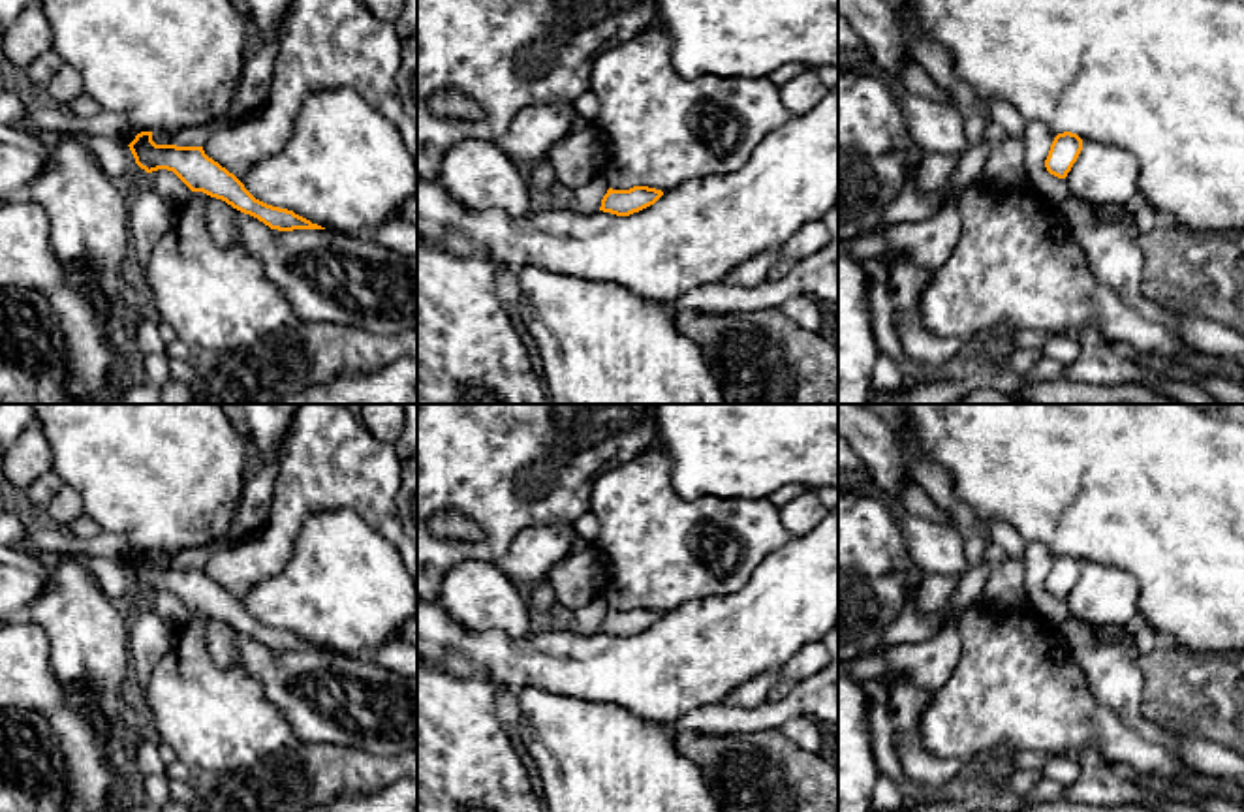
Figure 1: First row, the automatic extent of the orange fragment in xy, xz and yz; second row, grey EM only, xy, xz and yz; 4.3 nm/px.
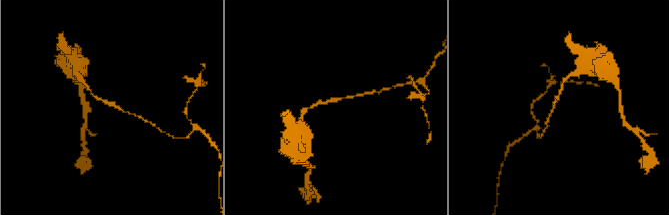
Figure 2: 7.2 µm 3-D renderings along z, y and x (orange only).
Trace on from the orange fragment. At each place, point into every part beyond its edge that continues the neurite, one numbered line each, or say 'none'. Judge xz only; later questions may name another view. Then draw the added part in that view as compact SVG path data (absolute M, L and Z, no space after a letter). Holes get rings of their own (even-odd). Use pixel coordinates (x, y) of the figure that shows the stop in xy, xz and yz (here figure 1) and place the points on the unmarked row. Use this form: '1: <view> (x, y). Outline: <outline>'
none

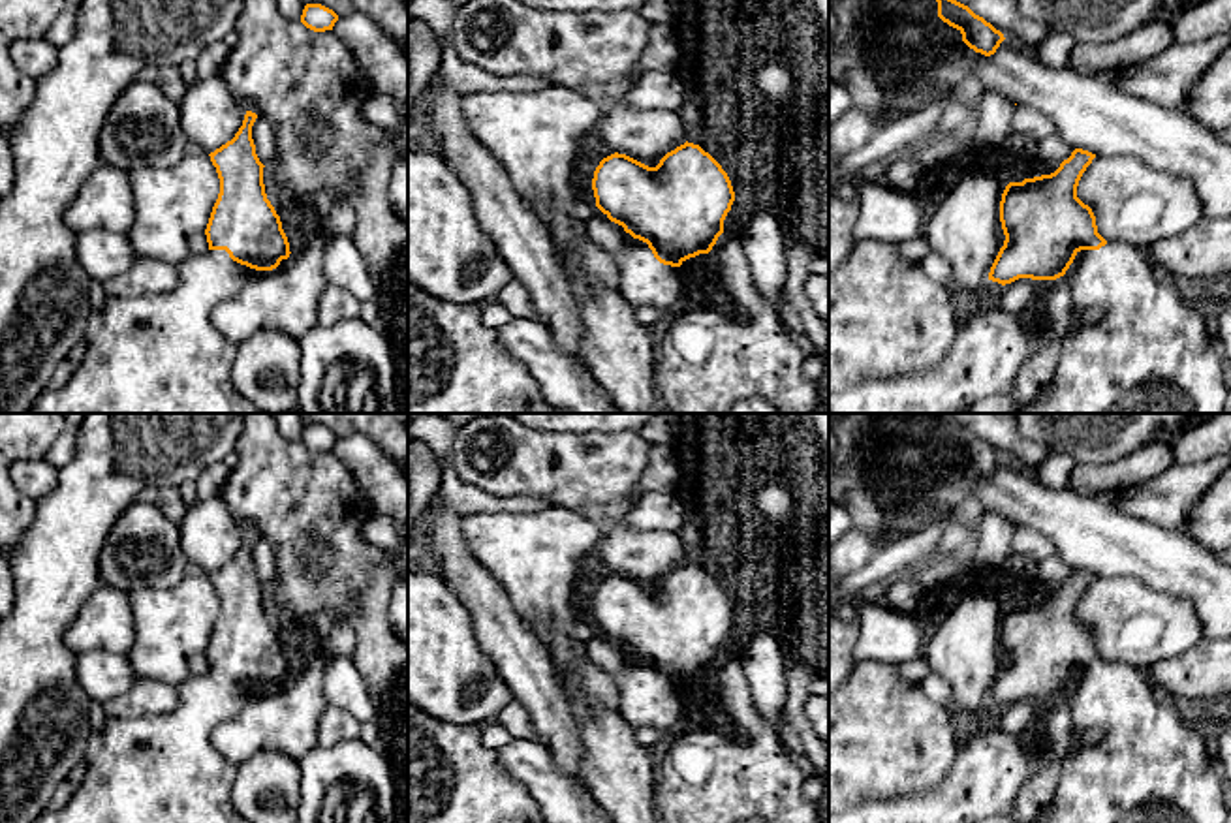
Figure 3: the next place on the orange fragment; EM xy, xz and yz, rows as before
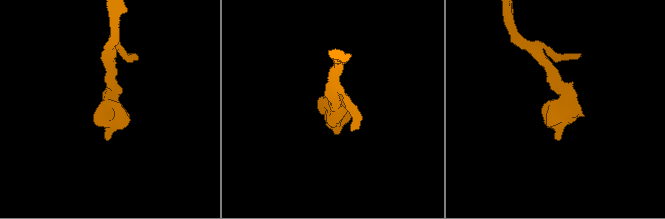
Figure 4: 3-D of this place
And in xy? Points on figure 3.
1: xy (153, 769). Outline: M207 671L179 686L180 703L169 714L107 718L88 738L83 757L86 776L77 791L64 808L47 810L36 823L248 823L231 804L237 767L212 746L210 735L239 712L250 693L254 690L233 682L226 671Z

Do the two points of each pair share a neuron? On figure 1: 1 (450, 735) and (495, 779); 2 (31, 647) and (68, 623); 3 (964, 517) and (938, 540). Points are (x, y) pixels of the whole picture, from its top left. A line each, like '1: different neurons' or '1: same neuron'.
1: same neuron
2: different neurons
3: different neurons

